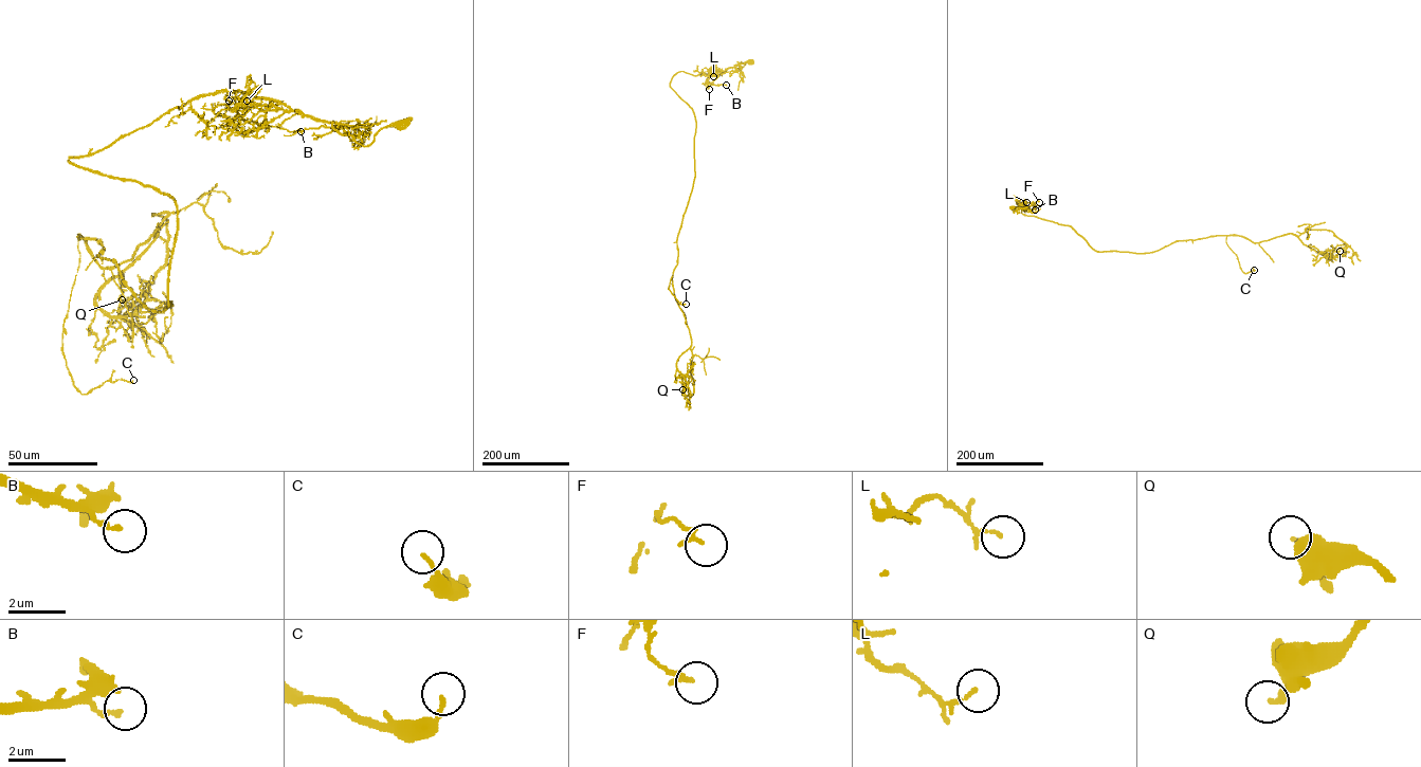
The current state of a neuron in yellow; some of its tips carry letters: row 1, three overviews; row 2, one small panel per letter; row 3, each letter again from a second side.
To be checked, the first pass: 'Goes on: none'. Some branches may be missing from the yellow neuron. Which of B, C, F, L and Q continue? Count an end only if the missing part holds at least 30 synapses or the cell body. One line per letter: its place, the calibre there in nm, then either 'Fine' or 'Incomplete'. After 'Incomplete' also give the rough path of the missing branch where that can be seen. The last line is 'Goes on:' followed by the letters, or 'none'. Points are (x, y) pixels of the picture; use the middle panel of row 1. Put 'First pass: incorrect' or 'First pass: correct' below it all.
B: Place: (726, 85). Thickness 180 nm. Fine
C: Place: (686, 304). Thickness 120 nm. Fine
F: Place: (709, 89). Thickness 150 nm. Fine
L: Place: (713, 76). Thickness 80 nm. Fine
Q: Place: (682, 389). Thickness 220 nm. Fine
Goes on: none
First pass: correct

